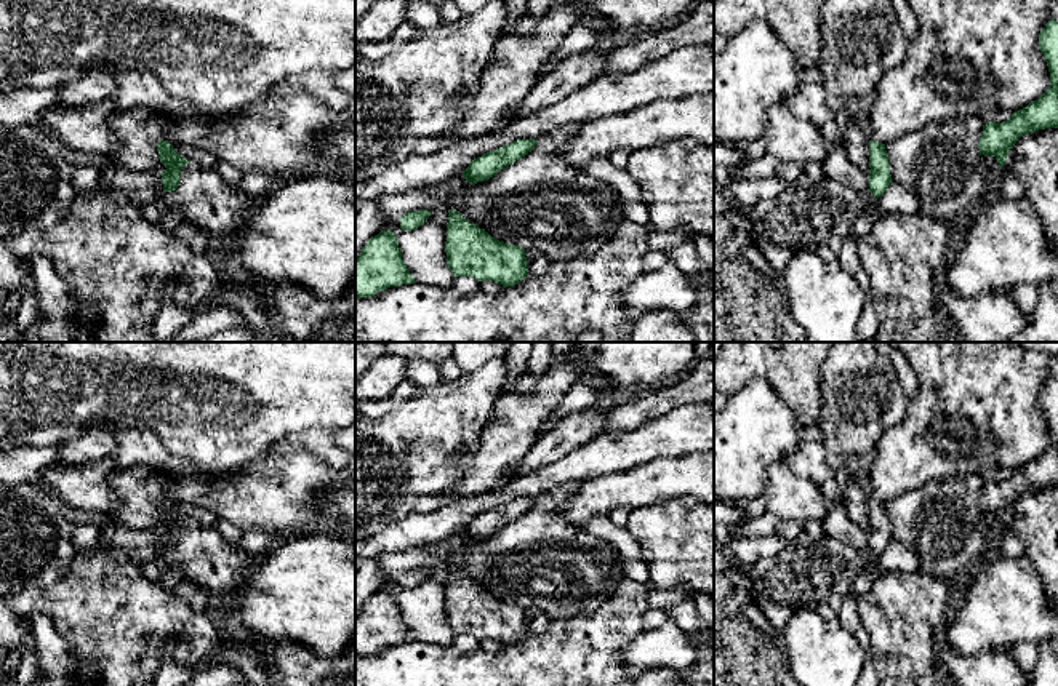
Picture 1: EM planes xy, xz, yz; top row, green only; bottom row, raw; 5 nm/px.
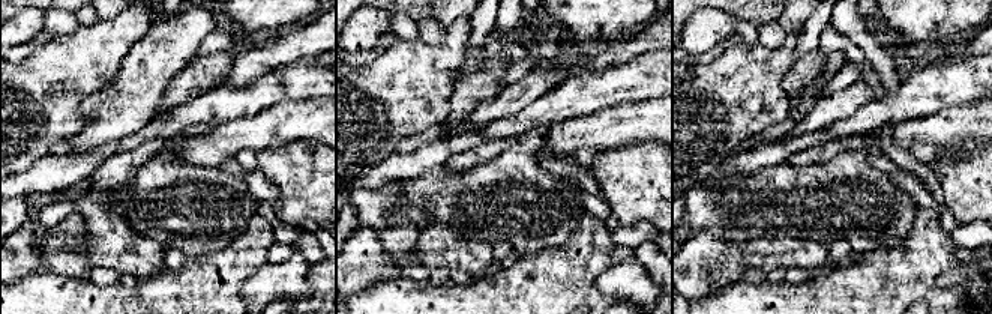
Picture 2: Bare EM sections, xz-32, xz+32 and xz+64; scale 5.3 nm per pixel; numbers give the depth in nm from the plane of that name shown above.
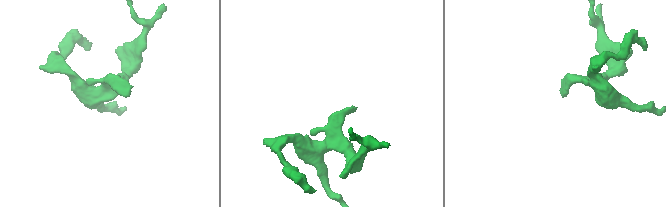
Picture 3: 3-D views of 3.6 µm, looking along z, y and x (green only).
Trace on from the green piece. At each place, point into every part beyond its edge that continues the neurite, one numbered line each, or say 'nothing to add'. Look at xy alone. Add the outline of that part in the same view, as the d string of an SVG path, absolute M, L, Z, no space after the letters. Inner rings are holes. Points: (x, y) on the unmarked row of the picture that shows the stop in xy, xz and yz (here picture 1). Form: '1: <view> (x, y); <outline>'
1: xy (205, 558); M189 520L181 528L176 548L163 550L166 568L179 569L182 579L202 587L214 601L216 598L234 598L251 576L254 560L240 545L229 544L213 526Z

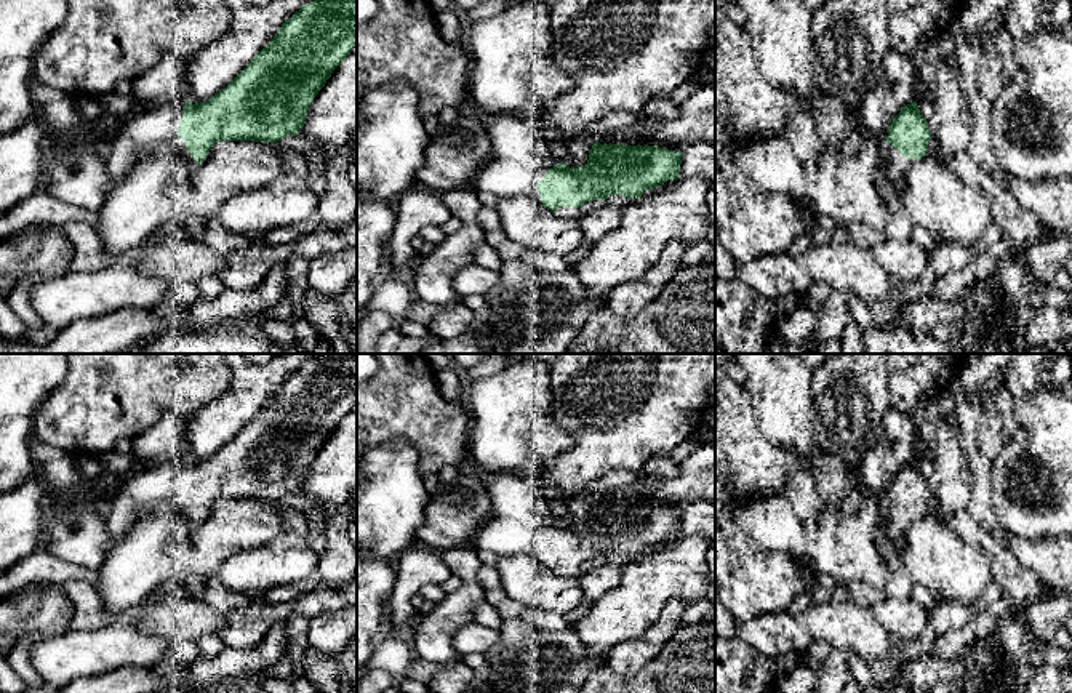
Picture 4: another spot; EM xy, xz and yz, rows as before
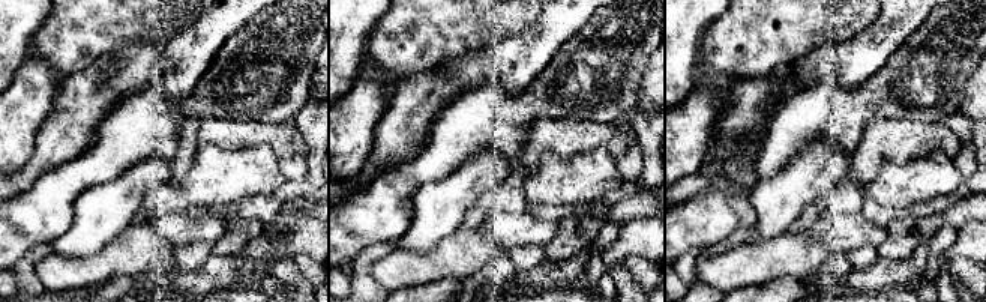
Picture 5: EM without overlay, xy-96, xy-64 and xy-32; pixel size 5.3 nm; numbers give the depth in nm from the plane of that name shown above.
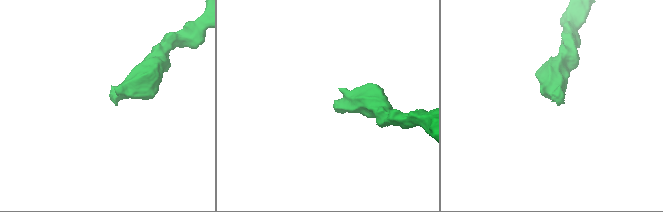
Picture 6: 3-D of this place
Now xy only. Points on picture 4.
1: xy (140, 492); M176 451L158 463L138 466L115 483L112 512L106 519L109 531L107 555L128 530L162 501L170 501L187 517L192 527L197 525L197 519L189 512L186 501L178 493L184 464L184 453Z

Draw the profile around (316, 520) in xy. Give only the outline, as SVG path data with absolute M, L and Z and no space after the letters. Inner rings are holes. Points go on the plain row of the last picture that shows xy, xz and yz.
M326 509L304 511L306 531L280 531L274 539L232 555L216 573L232 592L259 595L272 587L306 579L315 571L320 555L310 541L328 523Z

